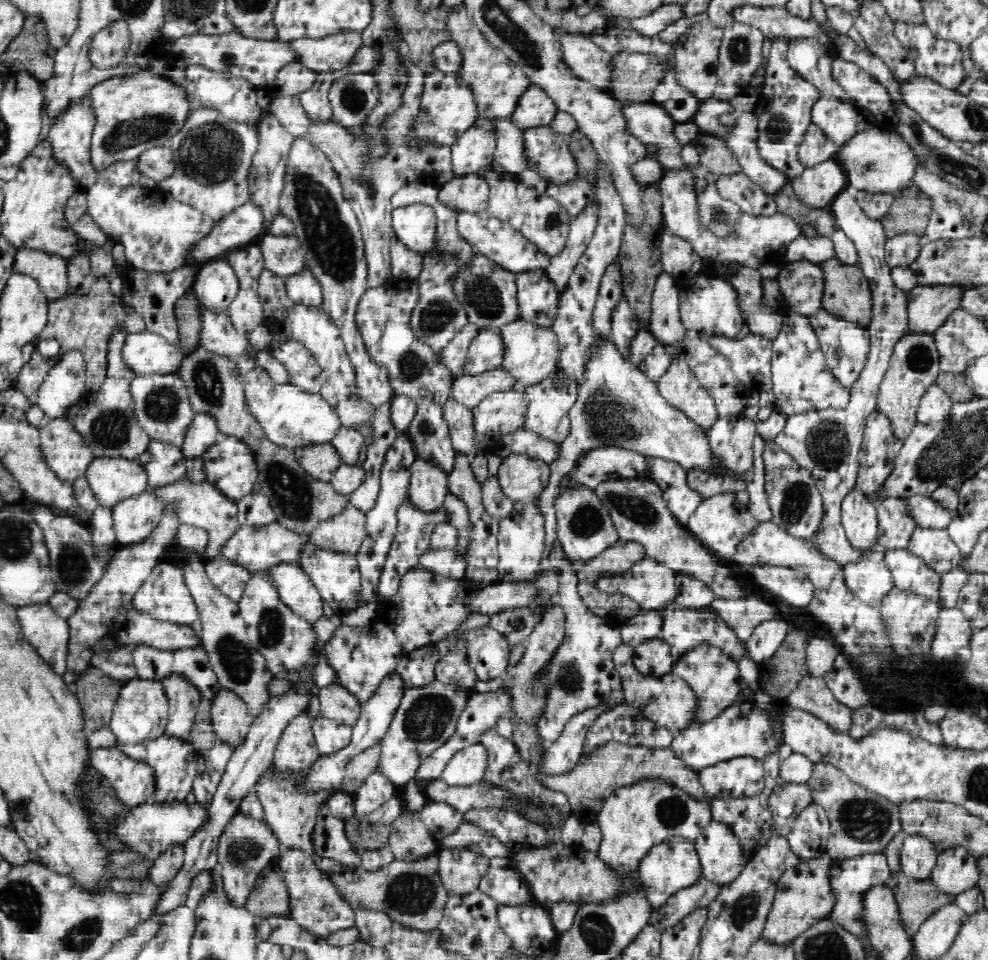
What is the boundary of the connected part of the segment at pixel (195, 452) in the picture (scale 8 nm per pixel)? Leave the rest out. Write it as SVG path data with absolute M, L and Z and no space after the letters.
M196 414L194 422L189 426L189 430L184 436L181 446L181 456L188 463L192 463L196 458L201 458L208 450L221 439L216 423L213 418L205 414Z

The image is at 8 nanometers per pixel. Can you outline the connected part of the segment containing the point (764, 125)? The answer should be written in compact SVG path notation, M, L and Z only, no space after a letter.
M788 42L771 44L768 64L764 68L764 84L762 96L764 110L758 110L760 117L760 151L764 159L776 170L783 172L788 180L796 178L802 171L797 159L798 141L810 122L812 104L818 100L819 92L808 80L804 79L788 60Z

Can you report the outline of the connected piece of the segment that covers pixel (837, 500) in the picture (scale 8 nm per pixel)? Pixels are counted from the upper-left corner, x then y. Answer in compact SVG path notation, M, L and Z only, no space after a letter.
M850 188L840 191L832 201L829 208L832 217L834 218L834 224L840 225L844 232L854 243L859 254L859 266L863 270L864 276L869 282L870 299L872 299L872 308L870 308L870 320L868 320L867 330L871 335L871 350L863 372L860 374L859 380L849 390L849 403L844 409L826 409L823 411L810 411L807 413L800 413L788 416L786 419L784 430L780 432L774 439L787 454L792 455L792 458L802 465L810 469L812 476L814 477L817 489L821 496L821 515L819 523L813 532L806 540L817 550L817 553L824 559L841 566L844 563L859 560L858 554L856 554L852 548L849 547L848 539L841 523L842 518L842 504L844 504L844 498L848 496L852 490L857 487L857 478L859 472L858 455L860 455L861 447L864 441L866 424L868 416L877 410L877 394L878 389L882 385L887 371L889 370L894 350L899 341L905 338L907 335L907 294L905 291L901 291L896 288L891 274L890 268L886 266L884 262L885 248L888 245L888 240L883 229L883 224L880 220L874 220L868 217L860 205L860 201L856 199L856 194Z

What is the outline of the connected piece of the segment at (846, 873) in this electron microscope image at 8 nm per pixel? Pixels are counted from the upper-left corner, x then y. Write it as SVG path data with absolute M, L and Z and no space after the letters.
M884 851L859 855L842 861L832 859L832 864L828 866L826 873L832 906L826 919L832 923L844 926L854 936L862 933L862 927L856 921L859 911L862 910L859 905L859 894L867 886L884 885L891 873L890 864Z

